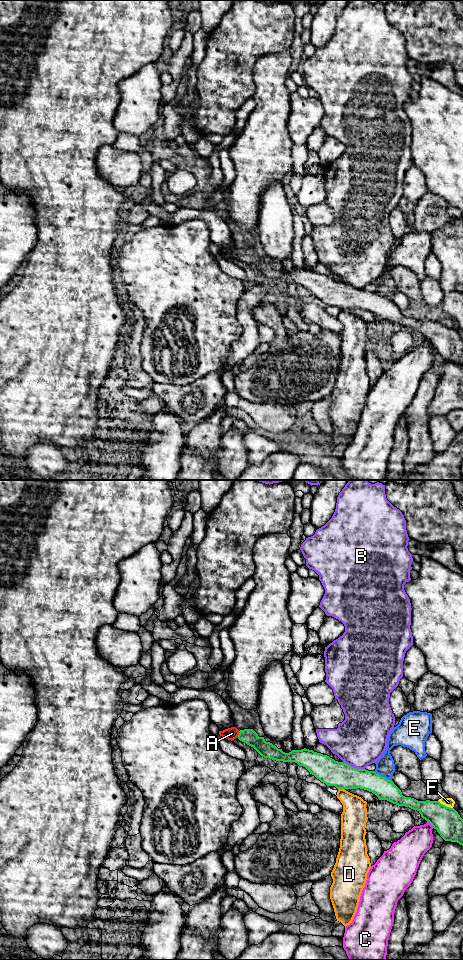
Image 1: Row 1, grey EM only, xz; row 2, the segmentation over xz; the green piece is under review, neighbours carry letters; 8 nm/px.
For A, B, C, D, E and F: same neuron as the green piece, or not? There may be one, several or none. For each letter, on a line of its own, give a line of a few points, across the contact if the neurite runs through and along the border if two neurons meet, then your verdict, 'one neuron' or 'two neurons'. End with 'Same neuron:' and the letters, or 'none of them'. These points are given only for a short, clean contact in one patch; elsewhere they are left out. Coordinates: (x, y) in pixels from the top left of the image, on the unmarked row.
A: xz (266, 269), (249, 256), (239, 254), (232, 253) | one neuron
B: xz (342, 282), (364, 289) | two neurons
C: two neurons
D: xz (344, 309), (338, 310) | two neurons
E: xz (374, 291), (391, 301) | two neurons
F: two neurons
Same neuron: A

